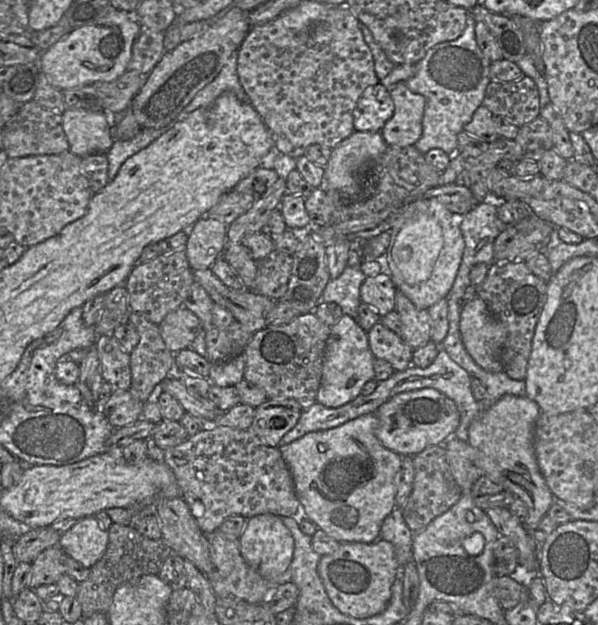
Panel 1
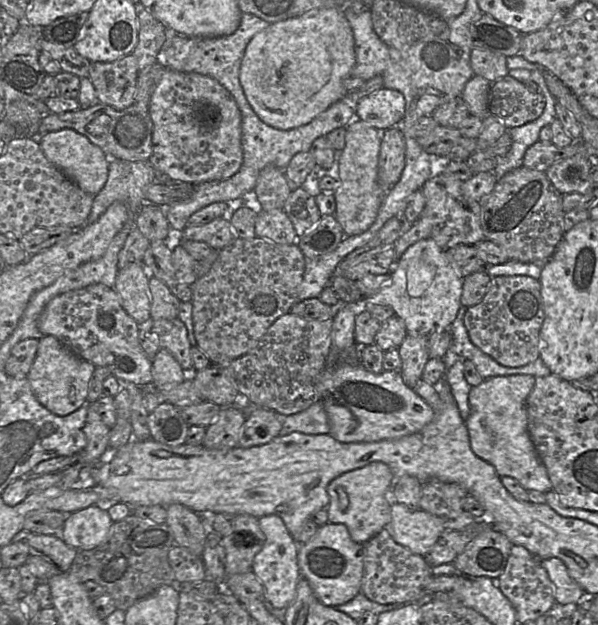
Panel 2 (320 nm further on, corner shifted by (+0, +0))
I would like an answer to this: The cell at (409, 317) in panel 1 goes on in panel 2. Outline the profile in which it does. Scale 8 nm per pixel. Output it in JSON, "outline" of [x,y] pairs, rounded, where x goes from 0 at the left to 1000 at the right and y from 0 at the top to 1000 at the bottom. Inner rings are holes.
{"outline":[[[681,536],[666,558],[671,571],[669,598],[676,613],[691,622],[706,606],[711,584],[719,574],[716,541]]]}

